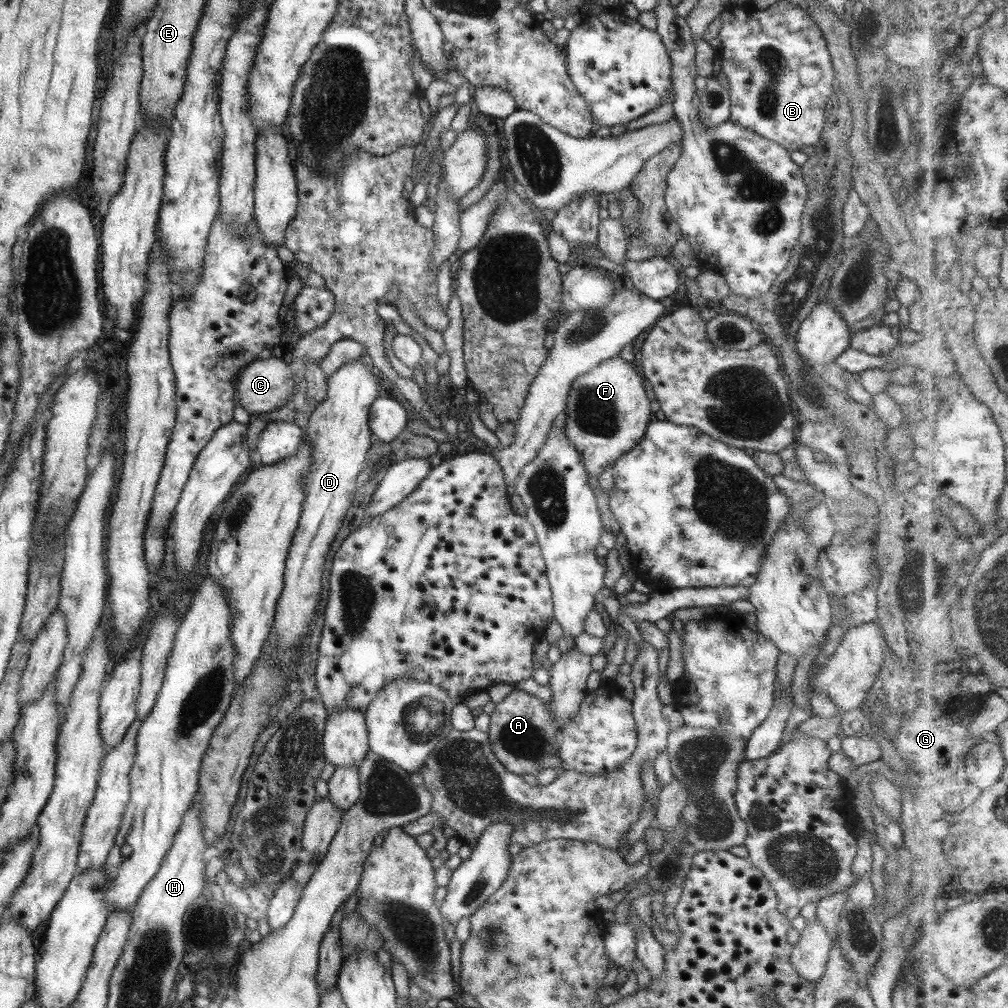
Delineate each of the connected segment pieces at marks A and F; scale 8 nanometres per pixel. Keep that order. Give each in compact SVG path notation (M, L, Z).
M516 689L509 692L501 702L494 704L486 734L495 758L507 772L524 775L561 766L561 758L557 756L555 747L555 733L559 728L551 724L551 710L549 704Z
M619 355L571 380L563 410L564 434L575 446L588 475L603 472L645 434L651 410L643 380L636 363L626 363Z

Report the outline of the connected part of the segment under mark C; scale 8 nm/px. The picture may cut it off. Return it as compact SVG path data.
M278 353L267 360L254 359L239 371L234 389L235 400L248 415L262 415L263 412L271 412L288 404L289 395L295 388L293 370L281 360Z

